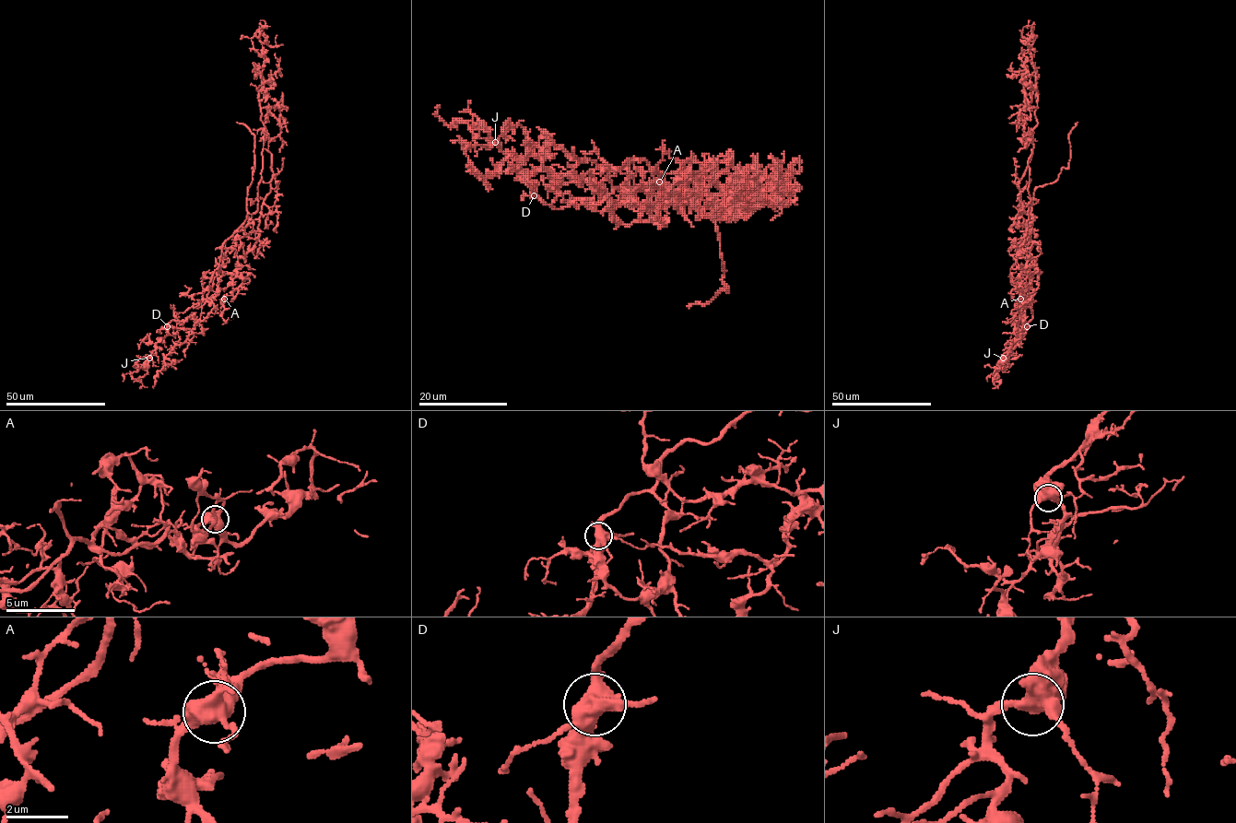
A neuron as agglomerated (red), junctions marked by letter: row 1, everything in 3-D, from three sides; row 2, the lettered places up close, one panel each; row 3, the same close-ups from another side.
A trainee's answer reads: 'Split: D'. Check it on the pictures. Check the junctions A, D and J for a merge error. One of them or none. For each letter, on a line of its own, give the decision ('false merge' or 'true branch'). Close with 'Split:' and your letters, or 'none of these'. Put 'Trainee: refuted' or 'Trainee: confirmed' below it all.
A: true branch
D: true branch
J: true branch
Split: none of these
Trainee: refuted

